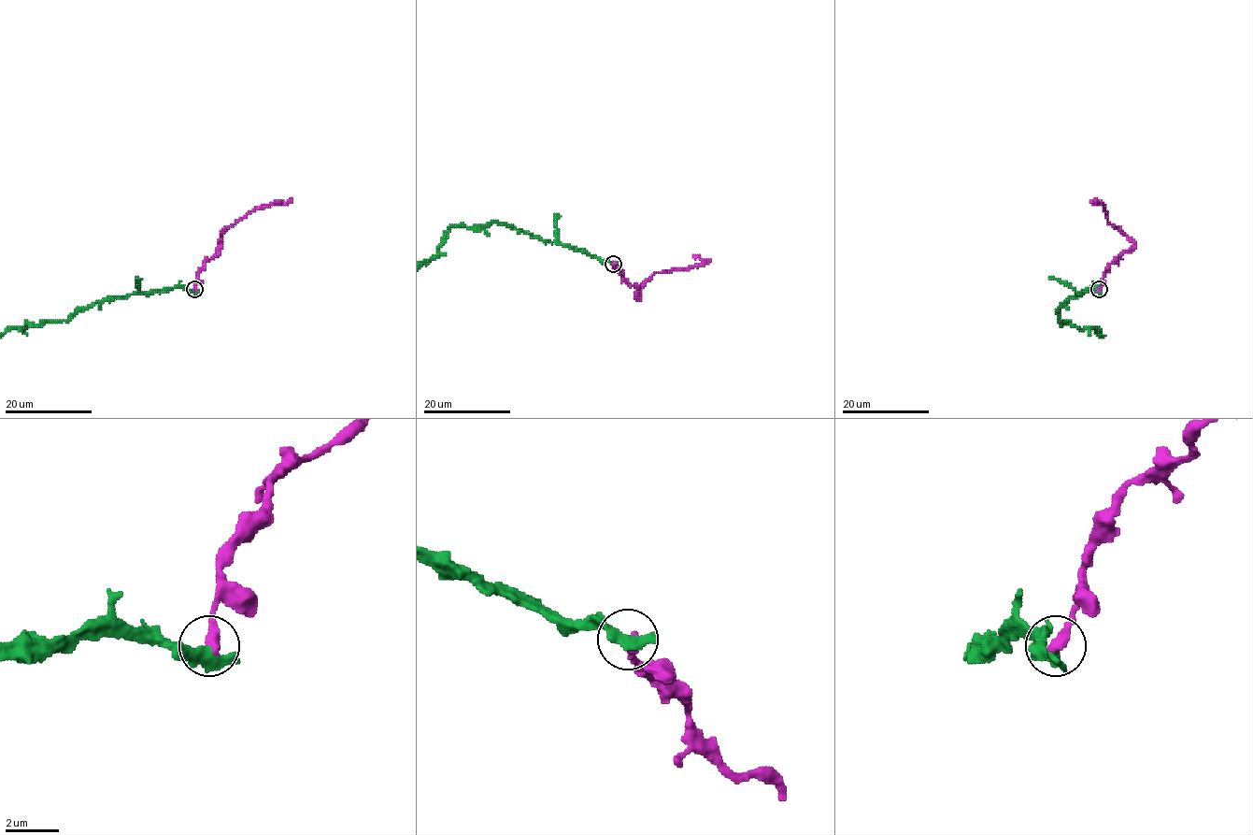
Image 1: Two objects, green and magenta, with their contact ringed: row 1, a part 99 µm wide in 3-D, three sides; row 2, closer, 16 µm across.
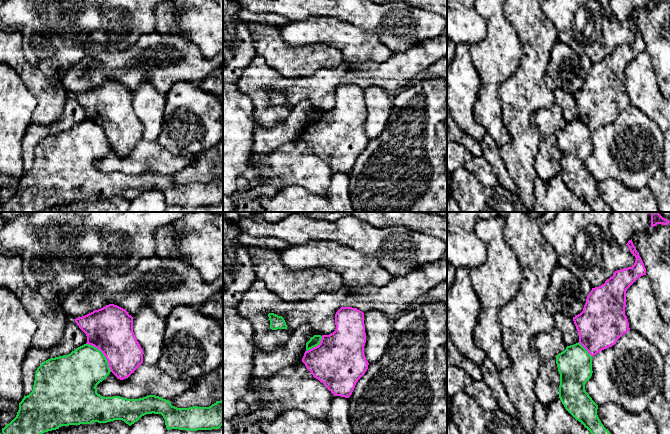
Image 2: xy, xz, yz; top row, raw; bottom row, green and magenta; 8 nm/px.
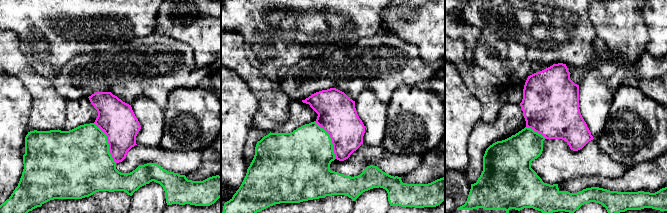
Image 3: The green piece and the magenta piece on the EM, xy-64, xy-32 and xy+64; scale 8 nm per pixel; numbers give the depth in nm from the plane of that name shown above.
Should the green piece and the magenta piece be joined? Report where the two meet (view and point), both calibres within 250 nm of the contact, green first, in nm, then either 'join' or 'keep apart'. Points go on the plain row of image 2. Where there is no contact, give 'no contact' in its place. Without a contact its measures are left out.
xy (103, 130) | 340/360 nm | keep apart

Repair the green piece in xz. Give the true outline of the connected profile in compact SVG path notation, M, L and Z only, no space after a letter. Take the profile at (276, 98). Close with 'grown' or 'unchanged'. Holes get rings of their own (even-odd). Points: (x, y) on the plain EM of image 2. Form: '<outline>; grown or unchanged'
M274 89L268 90L270 96L270 105L277 106L277 105L287 105L286 98L282 92L278 92Z; unchanged

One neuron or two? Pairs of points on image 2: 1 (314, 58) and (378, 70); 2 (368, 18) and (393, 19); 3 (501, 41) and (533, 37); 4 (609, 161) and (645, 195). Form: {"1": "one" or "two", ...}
{"1": "two", "2": "one", "3": "two", "4": "two"}

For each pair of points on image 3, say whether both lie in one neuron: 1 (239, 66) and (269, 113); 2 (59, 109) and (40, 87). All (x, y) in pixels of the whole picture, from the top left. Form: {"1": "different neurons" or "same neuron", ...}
{"1": "same neuron", "2": "same neuron"}

